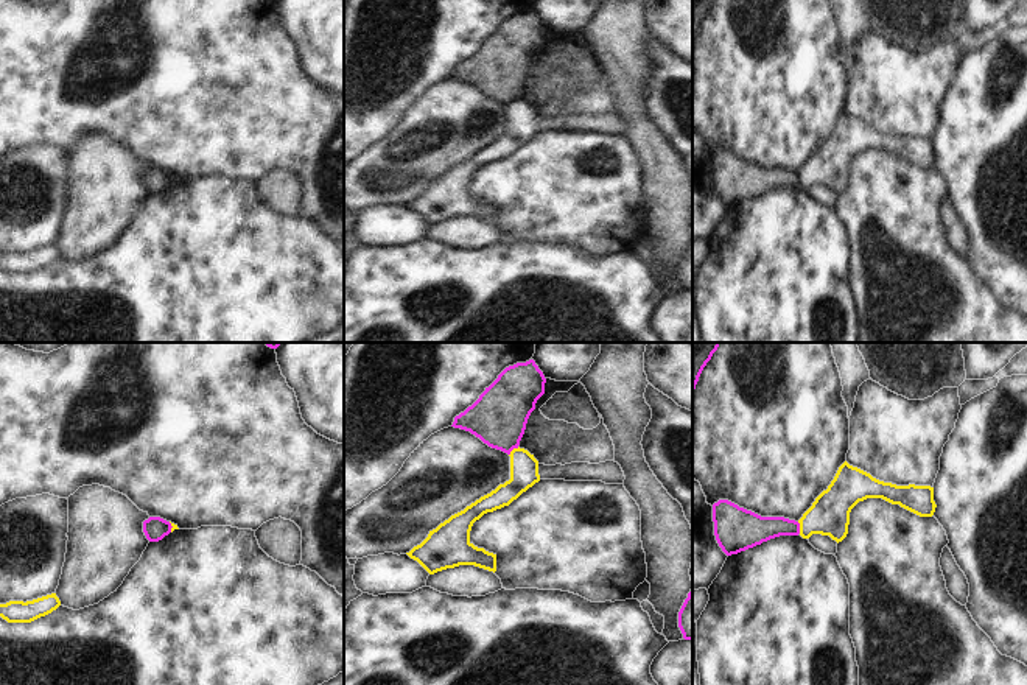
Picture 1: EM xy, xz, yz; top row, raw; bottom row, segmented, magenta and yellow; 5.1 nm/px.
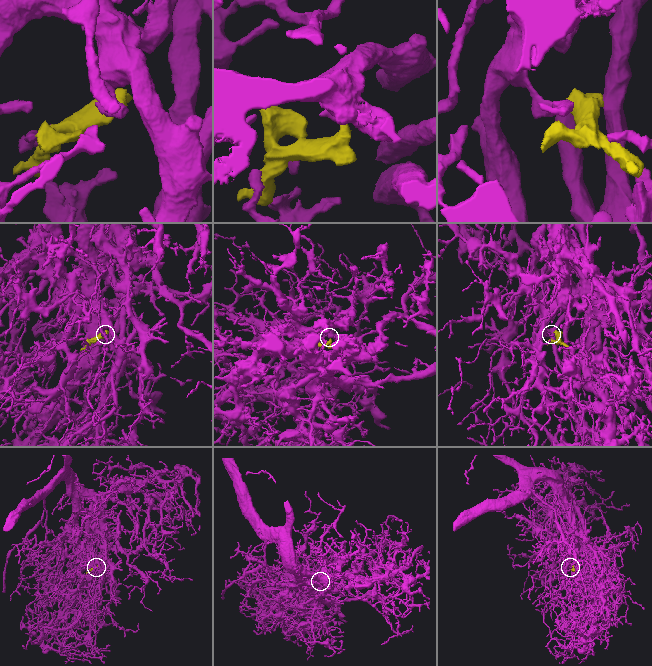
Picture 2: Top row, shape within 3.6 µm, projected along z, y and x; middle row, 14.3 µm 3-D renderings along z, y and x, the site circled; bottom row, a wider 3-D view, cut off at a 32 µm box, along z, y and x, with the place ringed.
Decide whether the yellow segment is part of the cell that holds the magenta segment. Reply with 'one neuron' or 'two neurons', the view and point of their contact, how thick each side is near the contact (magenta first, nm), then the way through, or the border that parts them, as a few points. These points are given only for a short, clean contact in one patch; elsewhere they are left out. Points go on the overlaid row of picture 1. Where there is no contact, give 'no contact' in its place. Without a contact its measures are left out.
two neurons; meets magenta in yz at (799, 528); 170 nm thick on the magenta side, 200 nm on the other; border along yz (797, 522), (800, 533)

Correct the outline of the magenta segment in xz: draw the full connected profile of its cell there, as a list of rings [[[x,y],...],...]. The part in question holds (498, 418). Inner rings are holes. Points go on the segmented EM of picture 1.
[[[534,360],[506,367],[451,427],[470,431],[507,455],[518,448],[528,419],[545,394],[546,378]]]

